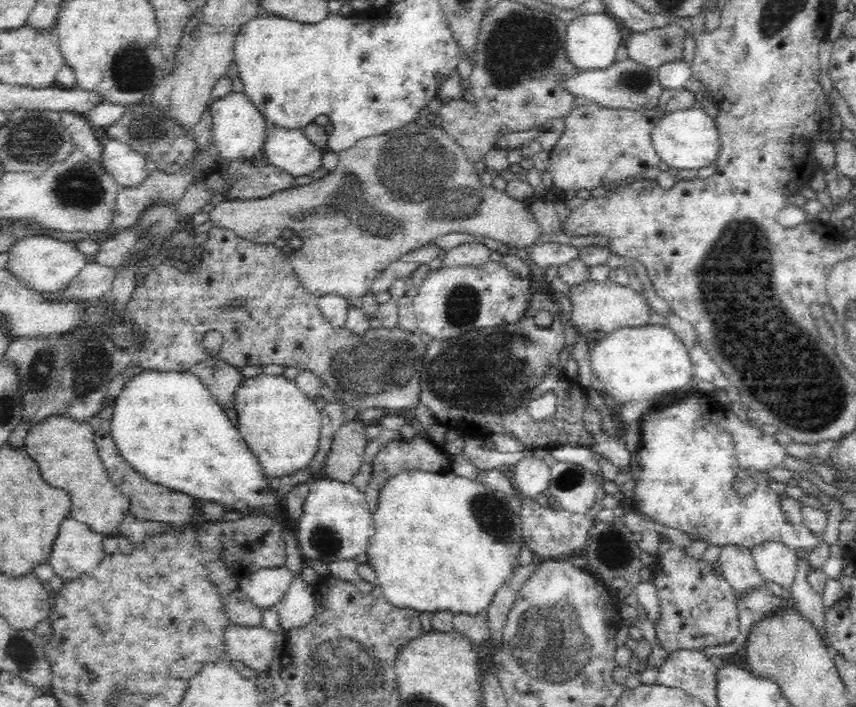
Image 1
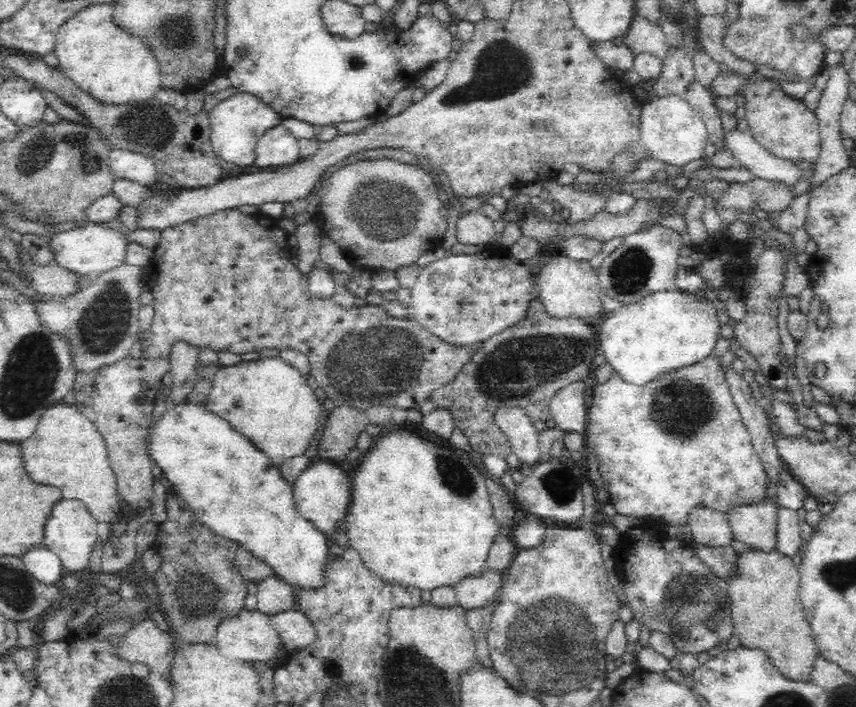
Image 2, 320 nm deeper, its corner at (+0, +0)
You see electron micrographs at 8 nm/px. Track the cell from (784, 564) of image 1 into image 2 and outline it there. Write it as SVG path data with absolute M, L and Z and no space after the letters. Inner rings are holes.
M762 503L755 507L739 508L739 511L730 516L729 523L735 532L735 539L744 542L752 551L768 554L776 551L778 546L779 520L777 516L777 507L774 503Z

